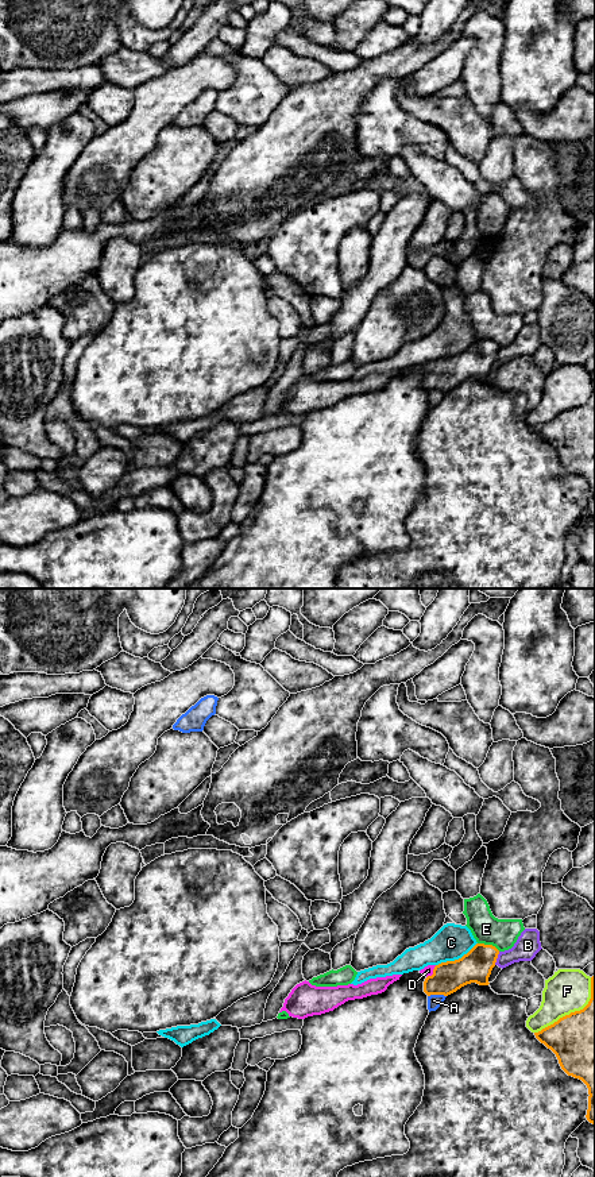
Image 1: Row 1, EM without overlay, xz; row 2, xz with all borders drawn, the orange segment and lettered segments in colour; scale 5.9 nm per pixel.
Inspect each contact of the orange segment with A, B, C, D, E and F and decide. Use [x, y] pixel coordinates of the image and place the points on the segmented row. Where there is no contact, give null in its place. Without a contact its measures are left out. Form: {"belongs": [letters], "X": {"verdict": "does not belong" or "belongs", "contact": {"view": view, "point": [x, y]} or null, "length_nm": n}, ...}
{"belongs": ["D"], "A": {"verdict": "does not belong", "contact": {"view": "xz", "point": [436, 994]}, "length_nm": 110}, "B": {"verdict": "does not belong", "contact": {"view": "xz", "point": [497, 957]}, "length_nm": 90}, "C": {"verdict": "does not belong", "contact": {"view": "xz", "point": [456, 960]}, "length_nm": 280}, "D": {"verdict": "belongs", "contact": {"view": "xz", "point": [433, 972]}, "length_nm": 100}, "E": {"verdict": "does not belong", "contact": {"view": "xz", "point": [489, 945]}, "length_nm": 140}, "F": {"verdict": "does not belong", "contact": {"view": "xz", "point": [575, 1011]}, "length_nm": 480}}

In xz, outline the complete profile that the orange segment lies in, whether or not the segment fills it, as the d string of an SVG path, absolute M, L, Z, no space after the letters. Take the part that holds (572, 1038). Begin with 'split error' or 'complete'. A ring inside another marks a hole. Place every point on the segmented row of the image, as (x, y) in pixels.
complete | M595 976L591 977L591 999L583 1010L560 1018L534 1035L556 1054L568 1076L587 1085L586 1118L595 1124Z

